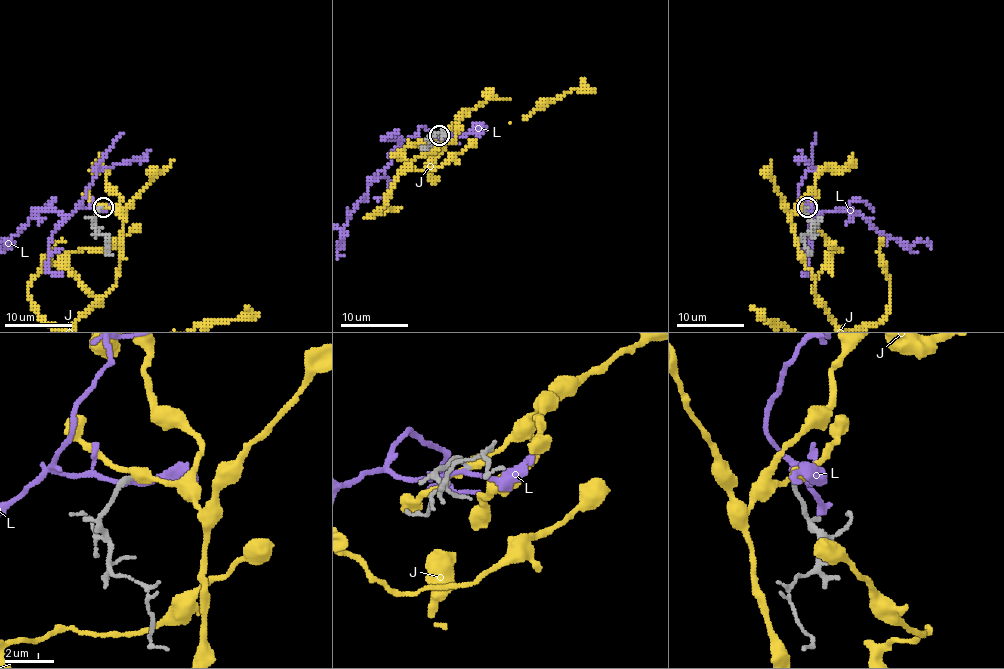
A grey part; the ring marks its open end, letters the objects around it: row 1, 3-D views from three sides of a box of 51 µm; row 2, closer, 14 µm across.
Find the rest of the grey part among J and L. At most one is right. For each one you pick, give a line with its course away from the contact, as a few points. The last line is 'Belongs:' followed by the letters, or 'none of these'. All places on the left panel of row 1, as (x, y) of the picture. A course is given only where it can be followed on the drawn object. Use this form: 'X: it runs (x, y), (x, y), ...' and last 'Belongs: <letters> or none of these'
Belongs: none of these

